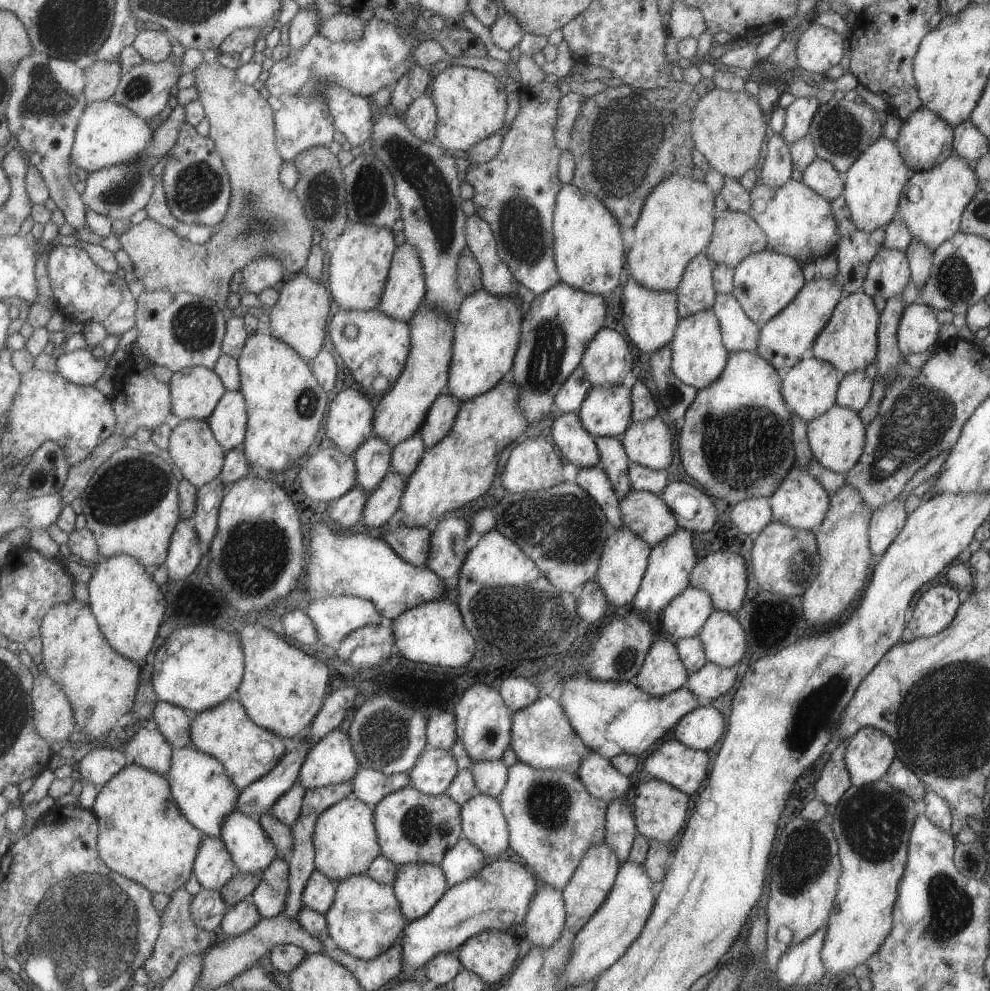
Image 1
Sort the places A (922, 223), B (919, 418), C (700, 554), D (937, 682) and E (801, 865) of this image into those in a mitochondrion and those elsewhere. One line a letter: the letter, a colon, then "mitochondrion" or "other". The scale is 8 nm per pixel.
A: other
B: mitochondrion
C: other
D: mitochondrion
E: mitochondrion

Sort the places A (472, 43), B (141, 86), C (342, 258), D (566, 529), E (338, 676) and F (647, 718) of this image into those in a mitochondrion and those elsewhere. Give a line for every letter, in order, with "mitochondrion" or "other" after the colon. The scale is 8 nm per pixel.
A: other
B: mitochondrion
C: other
D: mitochondrion
E: other
F: other

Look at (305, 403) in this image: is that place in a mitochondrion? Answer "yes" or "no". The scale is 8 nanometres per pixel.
yes

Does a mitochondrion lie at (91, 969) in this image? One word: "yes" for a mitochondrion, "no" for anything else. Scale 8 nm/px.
yes

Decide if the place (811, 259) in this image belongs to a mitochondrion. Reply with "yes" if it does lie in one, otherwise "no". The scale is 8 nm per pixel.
no

